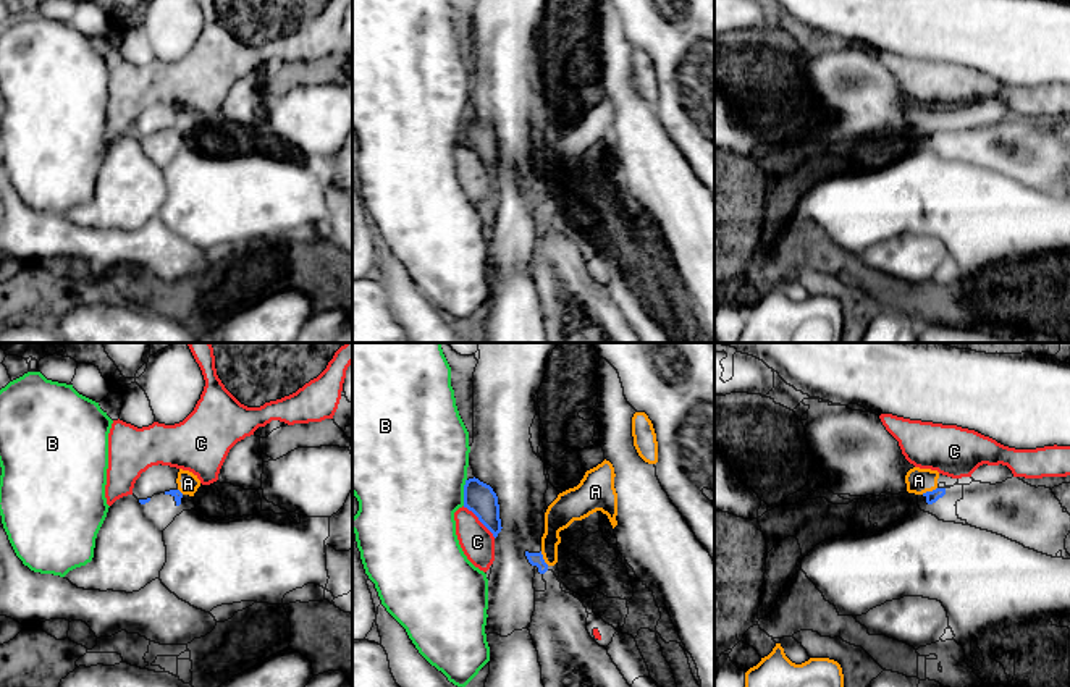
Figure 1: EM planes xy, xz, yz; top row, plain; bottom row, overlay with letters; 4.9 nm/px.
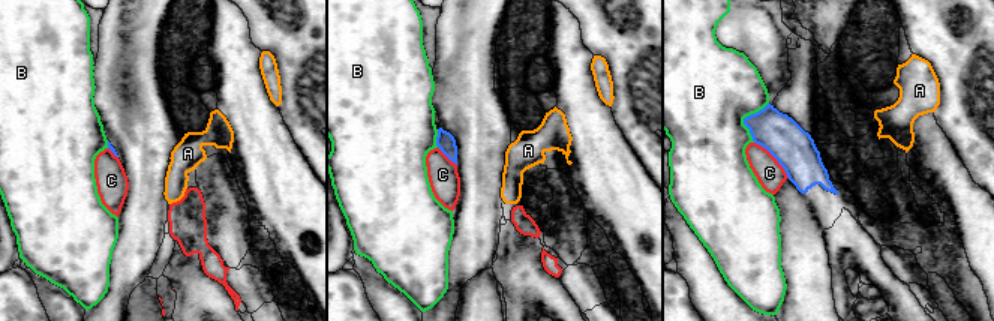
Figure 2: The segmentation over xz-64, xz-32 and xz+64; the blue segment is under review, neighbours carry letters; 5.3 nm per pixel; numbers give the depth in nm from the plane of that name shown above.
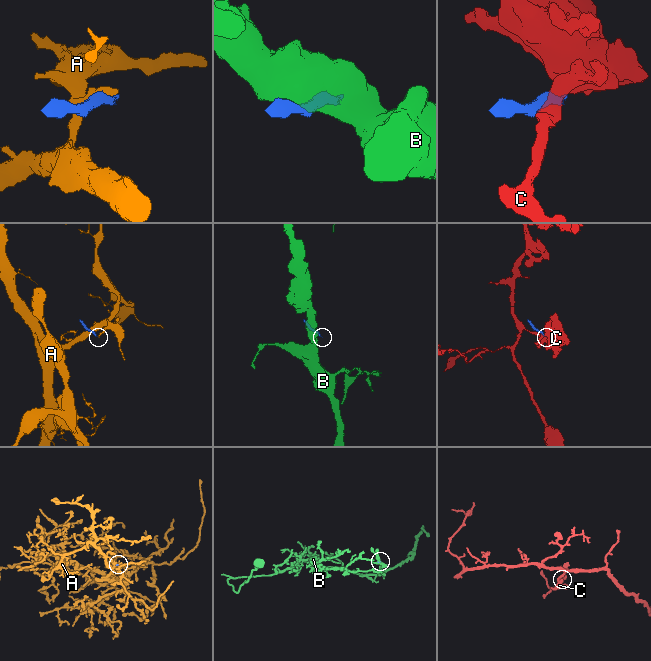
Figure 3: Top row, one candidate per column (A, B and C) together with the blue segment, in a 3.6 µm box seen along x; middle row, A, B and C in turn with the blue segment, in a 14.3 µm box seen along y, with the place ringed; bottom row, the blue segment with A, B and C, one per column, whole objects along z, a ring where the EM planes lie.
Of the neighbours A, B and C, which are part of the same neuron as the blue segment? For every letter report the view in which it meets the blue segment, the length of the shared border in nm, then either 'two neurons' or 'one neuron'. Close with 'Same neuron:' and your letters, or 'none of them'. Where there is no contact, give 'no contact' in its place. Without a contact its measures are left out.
A: contact in yz; length 90 nm; two neurons
B: contact in xz; length 140 nm; two neurons
C: contact in xz; length 220 nm; two neurons
Same neuron: none of them

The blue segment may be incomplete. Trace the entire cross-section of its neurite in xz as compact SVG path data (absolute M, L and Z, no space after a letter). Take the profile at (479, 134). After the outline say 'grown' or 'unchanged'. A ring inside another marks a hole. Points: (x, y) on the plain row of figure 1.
M469 116L464 123L464 145L472 149L478 158L496 176L501 170L499 142L493 126L478 116Z | unchanged

